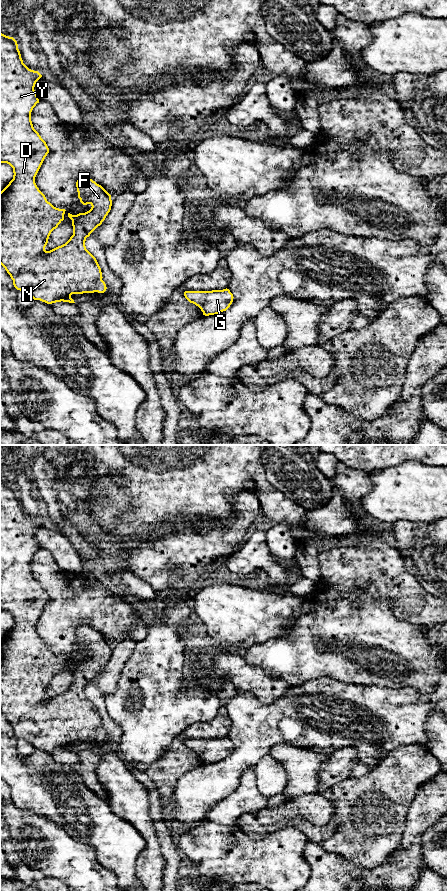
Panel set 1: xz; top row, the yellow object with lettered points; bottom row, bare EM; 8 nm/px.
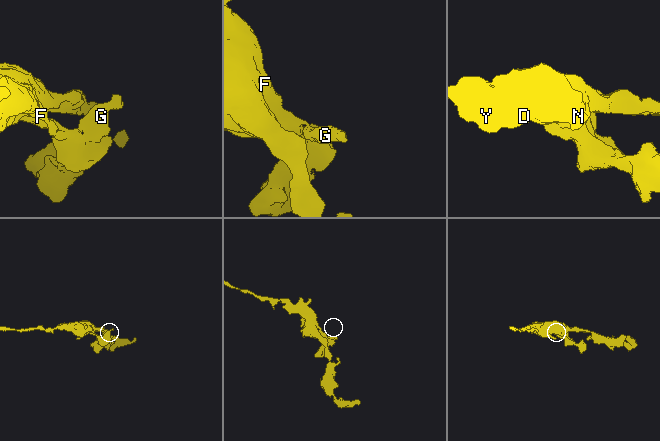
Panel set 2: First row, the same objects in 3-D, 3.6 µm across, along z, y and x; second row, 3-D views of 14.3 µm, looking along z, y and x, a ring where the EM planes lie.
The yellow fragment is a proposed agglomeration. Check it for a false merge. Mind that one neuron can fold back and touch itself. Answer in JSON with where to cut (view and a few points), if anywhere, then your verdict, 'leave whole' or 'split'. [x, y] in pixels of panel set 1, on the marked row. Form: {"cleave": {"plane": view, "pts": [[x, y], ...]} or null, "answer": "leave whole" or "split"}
{"cleave": null, "answer": "leave whole"}

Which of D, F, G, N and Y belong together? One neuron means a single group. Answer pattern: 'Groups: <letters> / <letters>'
Groups: D F G N Y

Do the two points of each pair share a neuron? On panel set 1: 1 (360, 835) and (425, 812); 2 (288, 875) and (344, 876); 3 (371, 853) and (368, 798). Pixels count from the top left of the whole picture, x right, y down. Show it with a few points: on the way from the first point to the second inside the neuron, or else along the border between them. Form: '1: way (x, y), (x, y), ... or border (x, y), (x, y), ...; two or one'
1: border (414, 797), (408, 808), (404, 831), (399, 842); two
2: border (304, 852), (310, 869), (307, 880); two
3: way (368, 839), (368, 812); one

